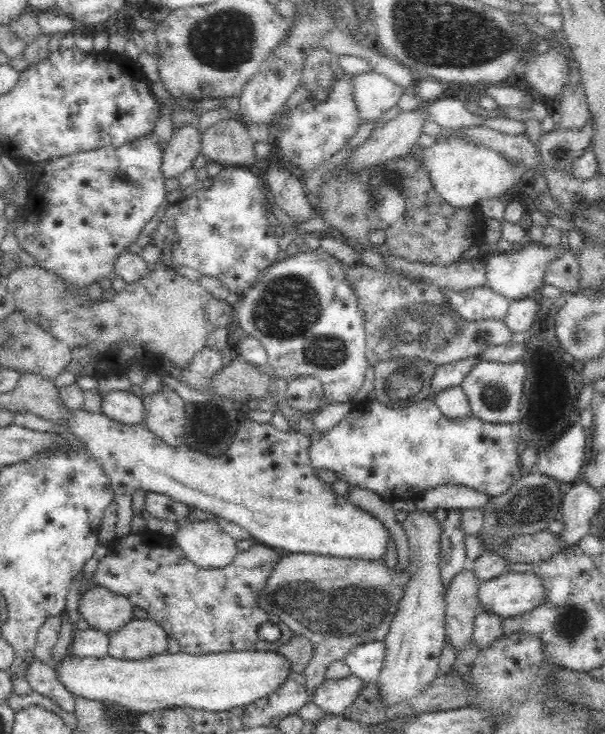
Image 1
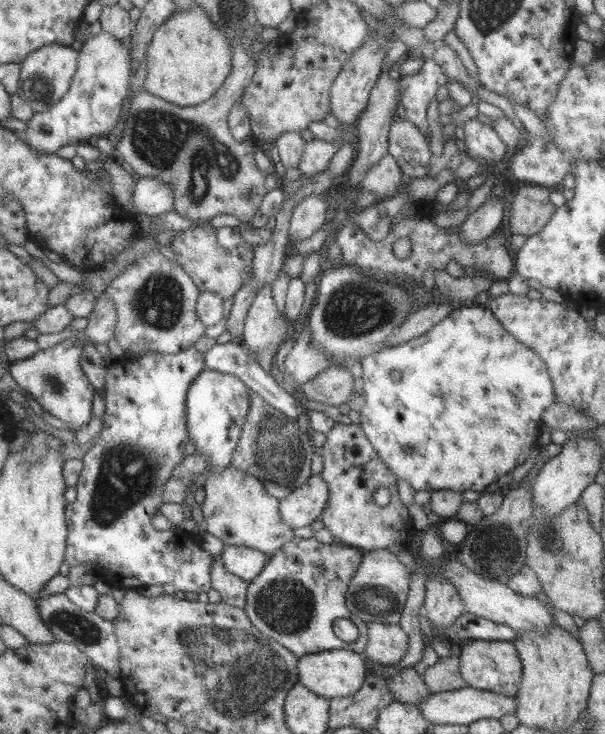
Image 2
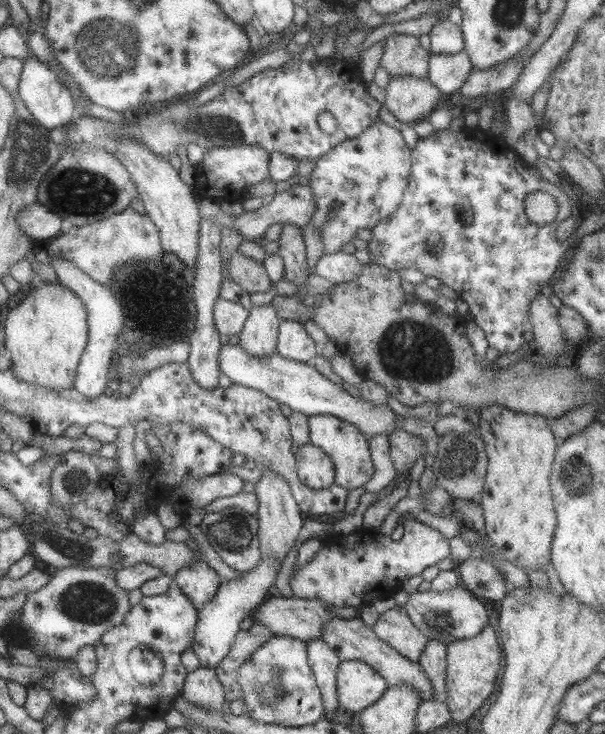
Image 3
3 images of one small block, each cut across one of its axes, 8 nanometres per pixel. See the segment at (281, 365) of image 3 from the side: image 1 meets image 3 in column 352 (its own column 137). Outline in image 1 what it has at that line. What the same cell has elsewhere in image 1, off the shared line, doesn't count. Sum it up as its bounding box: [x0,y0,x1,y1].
[101,391,144,425]

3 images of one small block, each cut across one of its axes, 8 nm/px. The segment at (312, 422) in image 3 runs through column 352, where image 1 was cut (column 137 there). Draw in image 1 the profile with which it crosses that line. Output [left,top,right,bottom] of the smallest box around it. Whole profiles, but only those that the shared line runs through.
[61,408,391,560]

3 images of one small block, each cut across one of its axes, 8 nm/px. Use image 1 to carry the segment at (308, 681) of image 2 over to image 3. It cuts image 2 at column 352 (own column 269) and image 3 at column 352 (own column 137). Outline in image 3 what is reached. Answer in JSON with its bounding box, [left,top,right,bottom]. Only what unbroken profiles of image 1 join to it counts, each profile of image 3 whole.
[336,660,389,712]

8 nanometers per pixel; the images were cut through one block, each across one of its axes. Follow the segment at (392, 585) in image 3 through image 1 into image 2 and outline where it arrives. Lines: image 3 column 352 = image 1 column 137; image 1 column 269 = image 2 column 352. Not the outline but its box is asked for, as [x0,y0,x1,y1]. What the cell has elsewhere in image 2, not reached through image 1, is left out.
[243,537,369,657]

